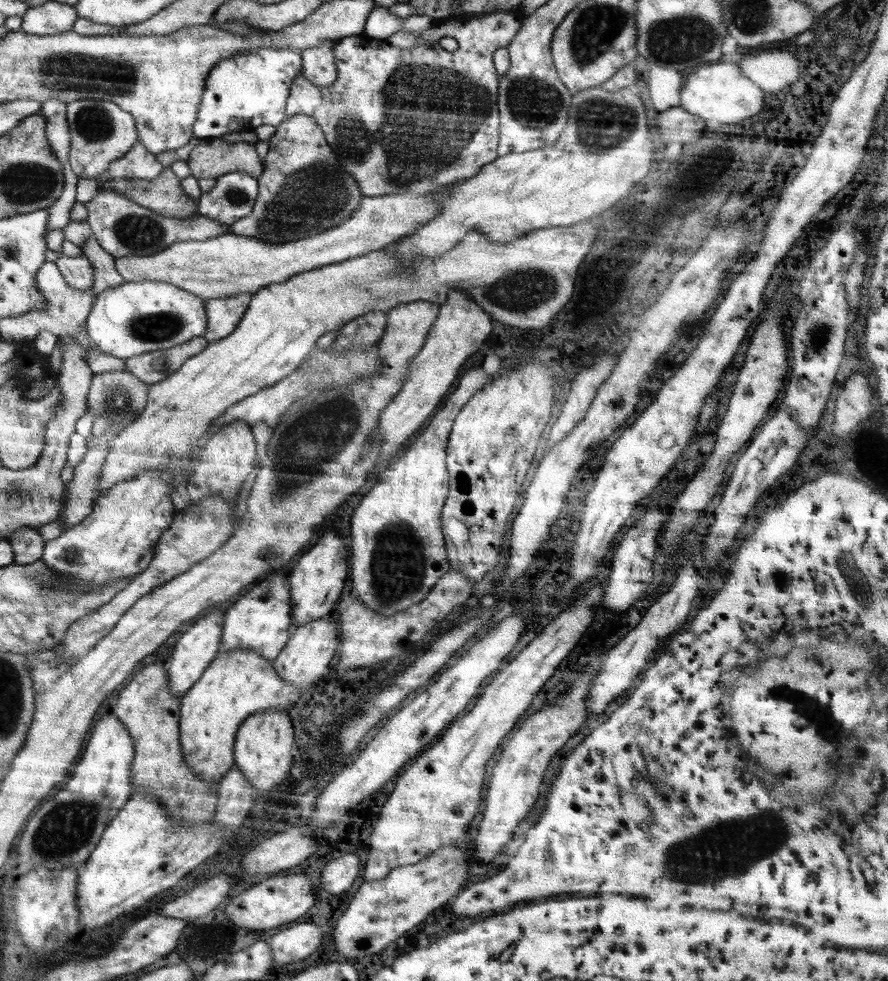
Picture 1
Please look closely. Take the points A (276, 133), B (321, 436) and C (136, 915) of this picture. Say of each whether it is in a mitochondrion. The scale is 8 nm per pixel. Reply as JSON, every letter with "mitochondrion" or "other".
{"A":"other","B":"mitochondrion","C":"other"}

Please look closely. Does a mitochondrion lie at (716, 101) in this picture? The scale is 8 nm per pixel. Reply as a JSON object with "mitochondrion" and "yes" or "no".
{"mitochondrion":"no"}

